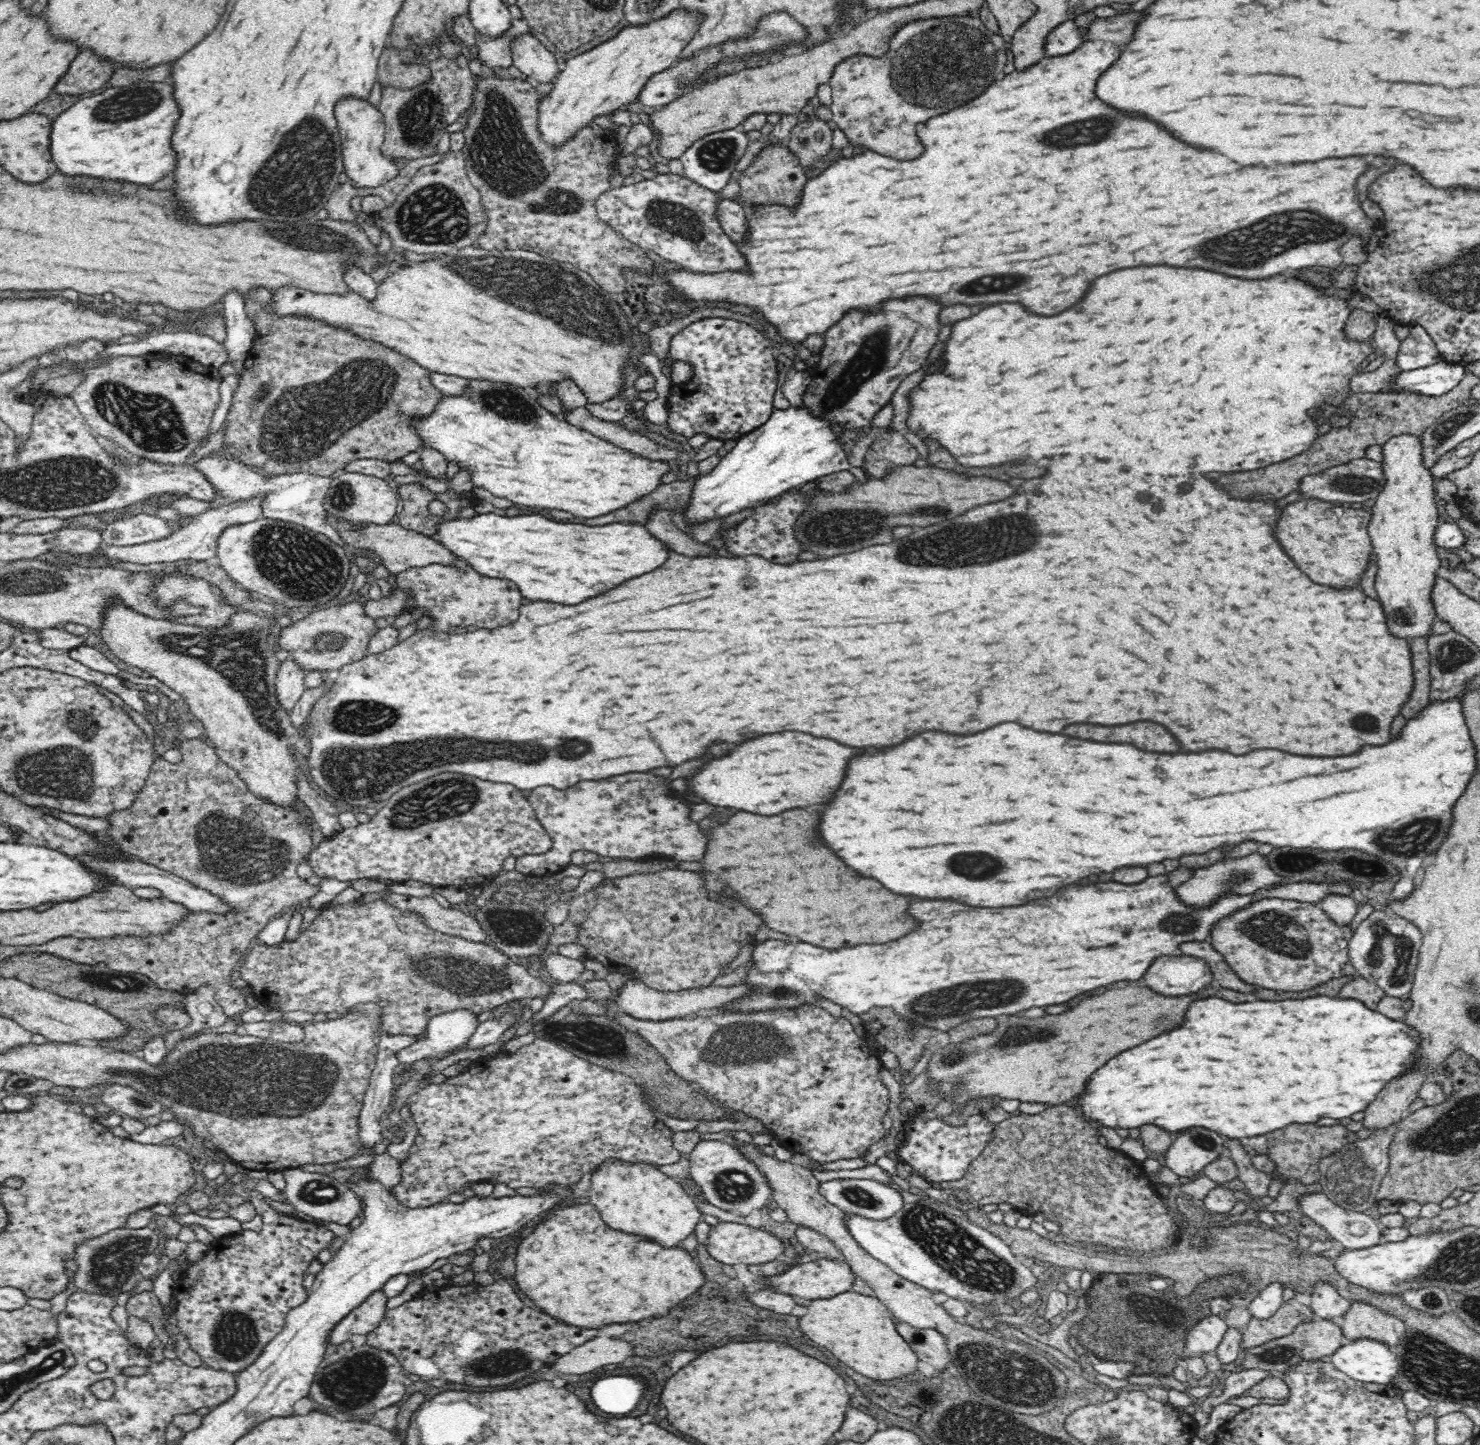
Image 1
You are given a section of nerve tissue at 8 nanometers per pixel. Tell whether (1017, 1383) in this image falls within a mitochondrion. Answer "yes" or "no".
yes

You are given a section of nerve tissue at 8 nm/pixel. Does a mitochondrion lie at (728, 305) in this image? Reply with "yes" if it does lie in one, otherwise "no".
no

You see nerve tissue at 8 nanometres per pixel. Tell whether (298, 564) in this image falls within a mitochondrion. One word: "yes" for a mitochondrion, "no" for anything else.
yes

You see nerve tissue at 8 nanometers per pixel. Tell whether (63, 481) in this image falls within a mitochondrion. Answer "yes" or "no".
yes

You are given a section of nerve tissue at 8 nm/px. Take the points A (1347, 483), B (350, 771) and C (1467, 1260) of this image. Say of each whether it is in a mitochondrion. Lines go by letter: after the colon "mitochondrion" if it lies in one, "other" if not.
A: mitochondrion
B: mitochondrion
C: mitochondrion

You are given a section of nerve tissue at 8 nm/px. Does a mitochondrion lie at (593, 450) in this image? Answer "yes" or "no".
no

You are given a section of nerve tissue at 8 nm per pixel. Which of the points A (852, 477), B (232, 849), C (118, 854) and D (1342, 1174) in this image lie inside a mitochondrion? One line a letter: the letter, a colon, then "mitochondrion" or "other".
A: other
B: mitochondrion
C: other
D: mitochondrion

